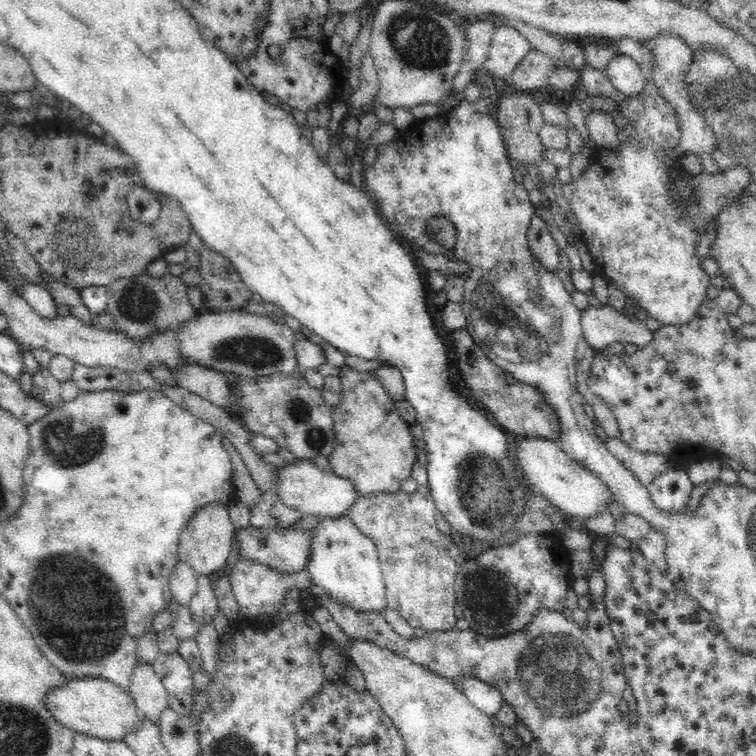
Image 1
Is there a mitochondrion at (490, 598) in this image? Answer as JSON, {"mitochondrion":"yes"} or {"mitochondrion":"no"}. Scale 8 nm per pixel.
{"mitochondrion":"yes"}

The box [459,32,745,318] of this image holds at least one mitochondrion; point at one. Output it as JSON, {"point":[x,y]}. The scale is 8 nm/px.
{"point":[711,90]}

